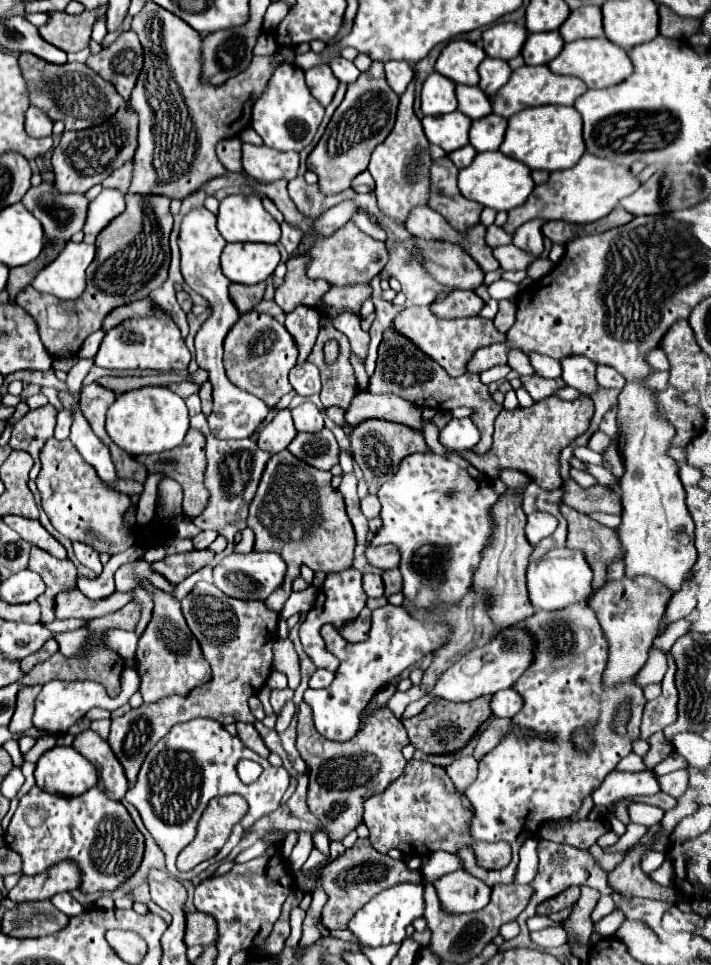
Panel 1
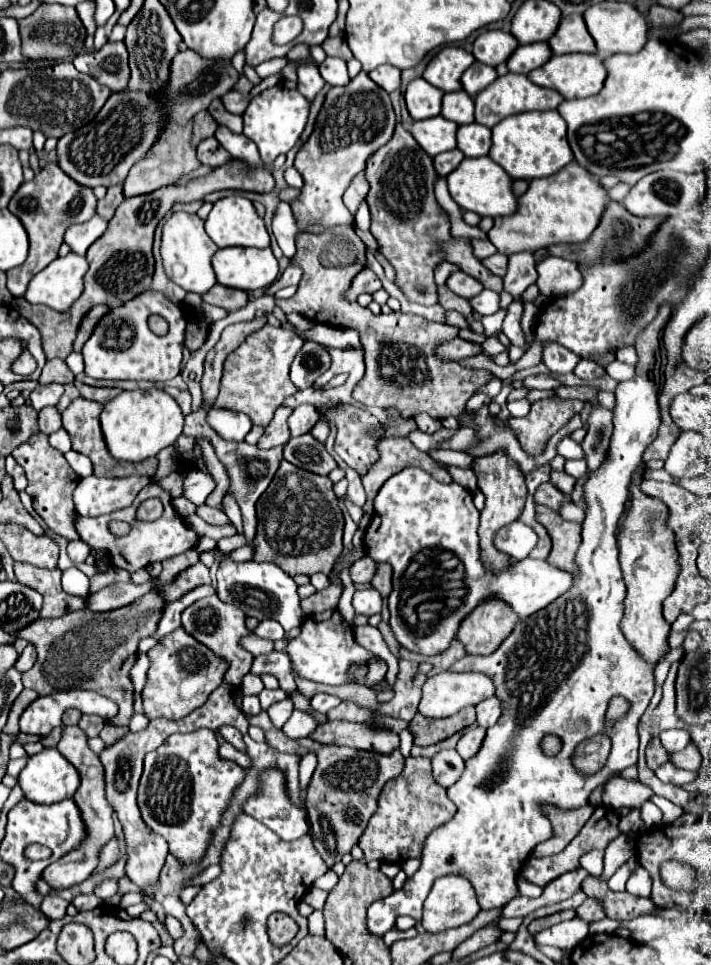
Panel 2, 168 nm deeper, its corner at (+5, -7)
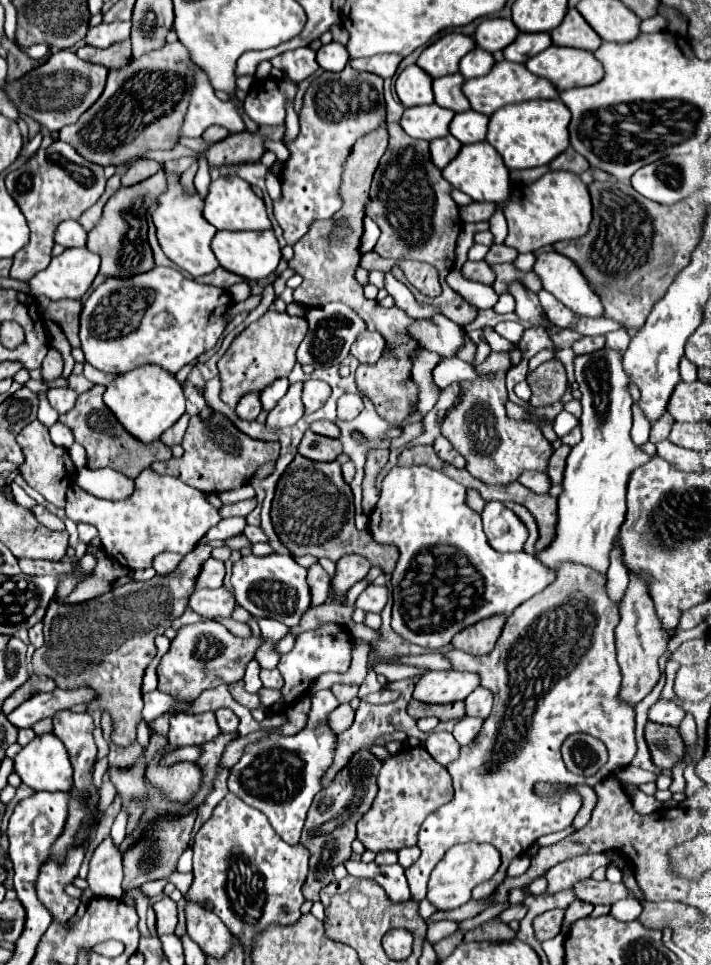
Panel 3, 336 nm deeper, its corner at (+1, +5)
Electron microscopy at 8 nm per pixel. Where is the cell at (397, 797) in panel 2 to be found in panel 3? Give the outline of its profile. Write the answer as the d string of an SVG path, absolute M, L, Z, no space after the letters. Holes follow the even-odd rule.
M402 748L398 754L390 756L378 774L378 794L372 808L358 822L358 840L366 850L384 852L406 846L416 846L420 824L428 814L438 810L442 804L452 800L452 778L446 768L424 750L418 748Z

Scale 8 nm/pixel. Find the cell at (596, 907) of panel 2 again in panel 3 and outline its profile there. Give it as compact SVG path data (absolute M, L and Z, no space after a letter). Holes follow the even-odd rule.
M574 900L568 908L566 908L566 914L564 914L564 924L562 924L562 932L568 934L570 932L570 926L580 920L580 918L586 918L590 912L594 910L592 904L586 904L586 902L580 902L580 900Z

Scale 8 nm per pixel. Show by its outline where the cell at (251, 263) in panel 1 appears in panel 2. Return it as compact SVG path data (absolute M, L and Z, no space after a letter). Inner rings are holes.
M222 248L212 256L216 280L228 288L258 290L278 276L278 262L270 248Z

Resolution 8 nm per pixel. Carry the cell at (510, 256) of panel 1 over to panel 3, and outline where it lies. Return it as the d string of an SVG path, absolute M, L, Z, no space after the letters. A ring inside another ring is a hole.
M492 244L490 246L490 252L484 258L484 262L488 262L490 266L492 264L502 264L502 262L514 262L516 256L518 256L518 252L514 248L510 248L506 244L500 244L500 246L498 244Z

